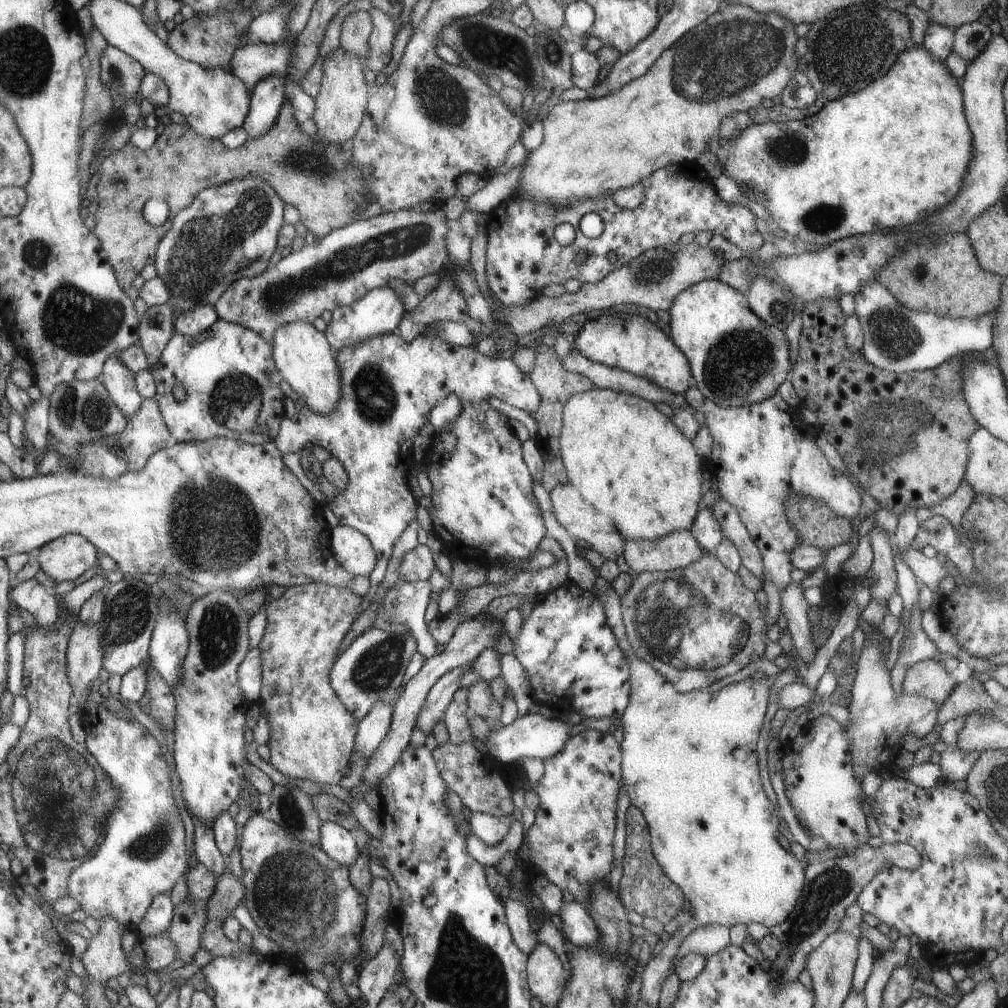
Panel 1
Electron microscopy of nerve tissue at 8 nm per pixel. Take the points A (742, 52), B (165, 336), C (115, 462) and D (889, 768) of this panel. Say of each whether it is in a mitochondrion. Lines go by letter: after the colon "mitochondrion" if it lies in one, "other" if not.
A: mitochondrion
B: other
C: mitochondrion
D: other

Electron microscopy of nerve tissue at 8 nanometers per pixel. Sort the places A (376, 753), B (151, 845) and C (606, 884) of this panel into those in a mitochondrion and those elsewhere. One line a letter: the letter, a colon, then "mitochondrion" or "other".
A: other
B: mitochondrion
C: other

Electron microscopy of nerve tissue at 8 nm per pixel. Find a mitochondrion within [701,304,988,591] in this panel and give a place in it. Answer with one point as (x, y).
(891, 431)

